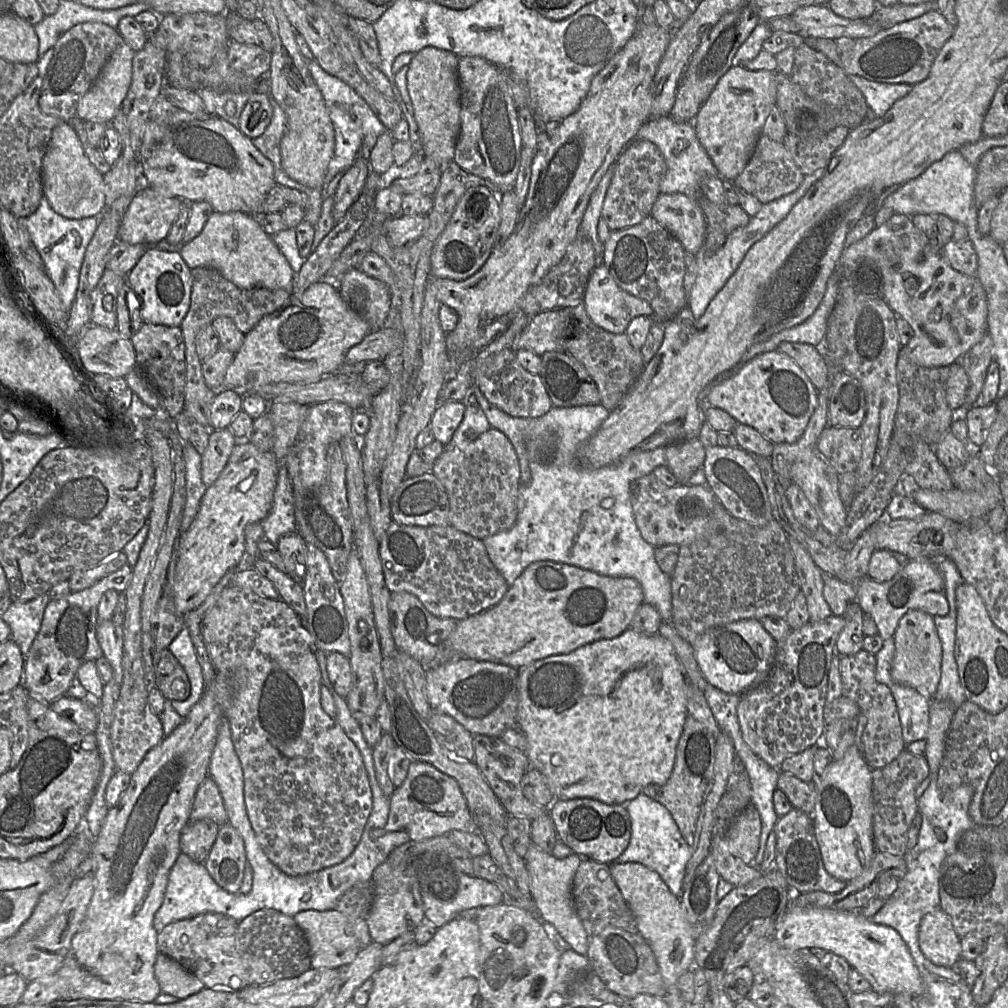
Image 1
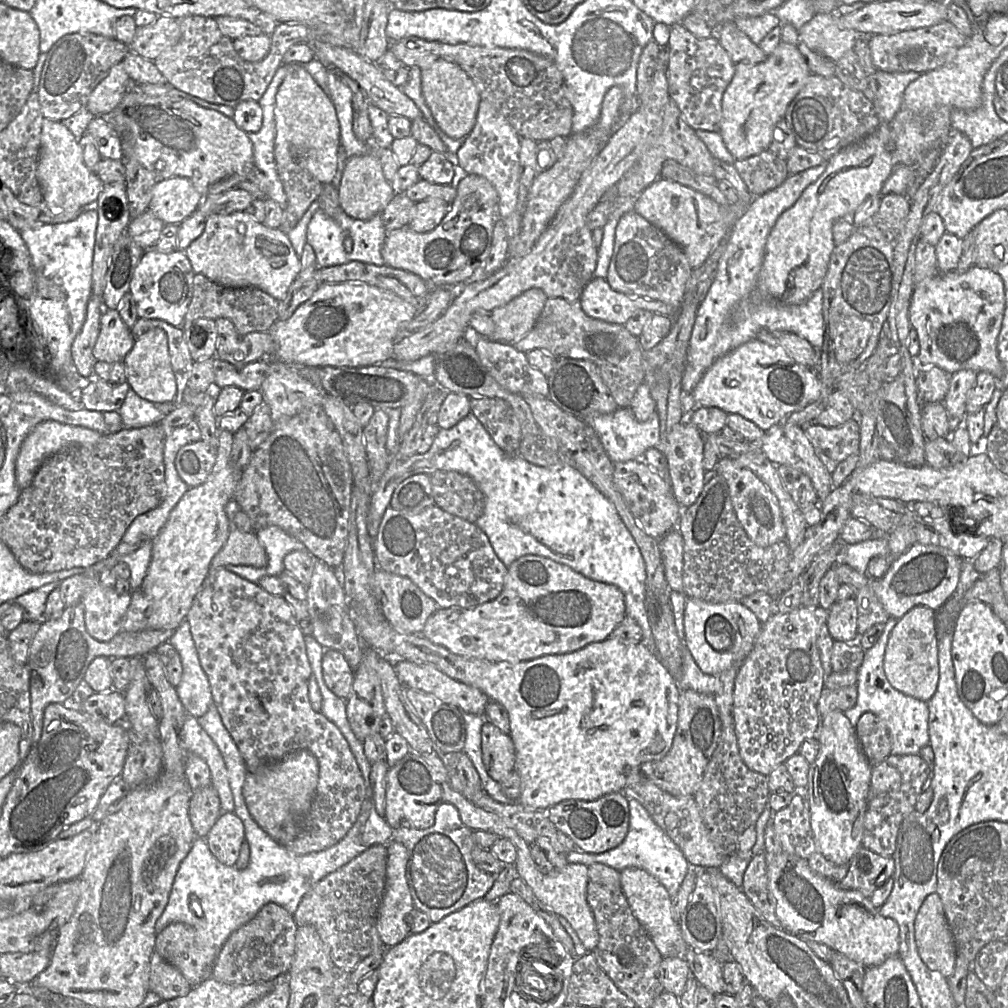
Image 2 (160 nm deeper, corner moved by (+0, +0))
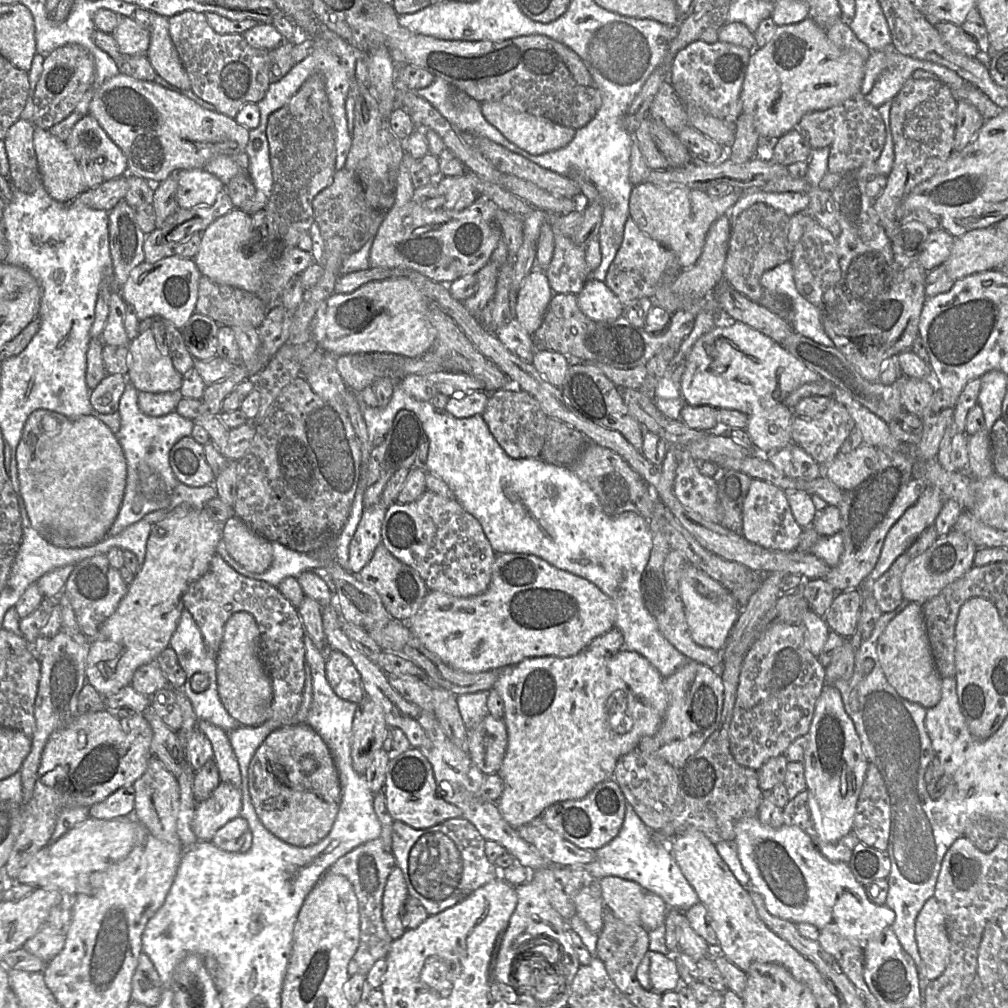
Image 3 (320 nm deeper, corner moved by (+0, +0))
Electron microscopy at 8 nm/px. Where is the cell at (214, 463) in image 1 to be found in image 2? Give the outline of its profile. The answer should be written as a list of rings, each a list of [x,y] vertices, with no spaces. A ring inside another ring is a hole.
[[[202,439],[182,446],[175,457],[175,467],[189,488],[202,485],[211,474],[217,448]]]

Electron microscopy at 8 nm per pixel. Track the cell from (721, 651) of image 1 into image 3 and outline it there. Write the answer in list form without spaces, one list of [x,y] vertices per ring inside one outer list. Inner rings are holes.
[[[690,564],[683,568],[679,591],[693,641],[701,647],[722,651],[742,611],[735,597],[716,580]]]

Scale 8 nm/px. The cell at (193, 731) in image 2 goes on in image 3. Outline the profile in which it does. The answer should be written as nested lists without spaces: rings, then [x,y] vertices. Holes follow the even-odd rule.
[[[198,719],[196,728],[210,741],[213,759],[219,771],[220,781],[241,788],[240,768],[228,738],[228,732],[203,719]]]

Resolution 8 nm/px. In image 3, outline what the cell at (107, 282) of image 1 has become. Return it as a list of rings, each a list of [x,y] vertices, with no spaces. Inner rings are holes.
[[[125,200],[108,211],[109,249],[112,259],[112,289],[119,291],[132,269],[145,262],[145,234],[135,217],[135,209]]]

